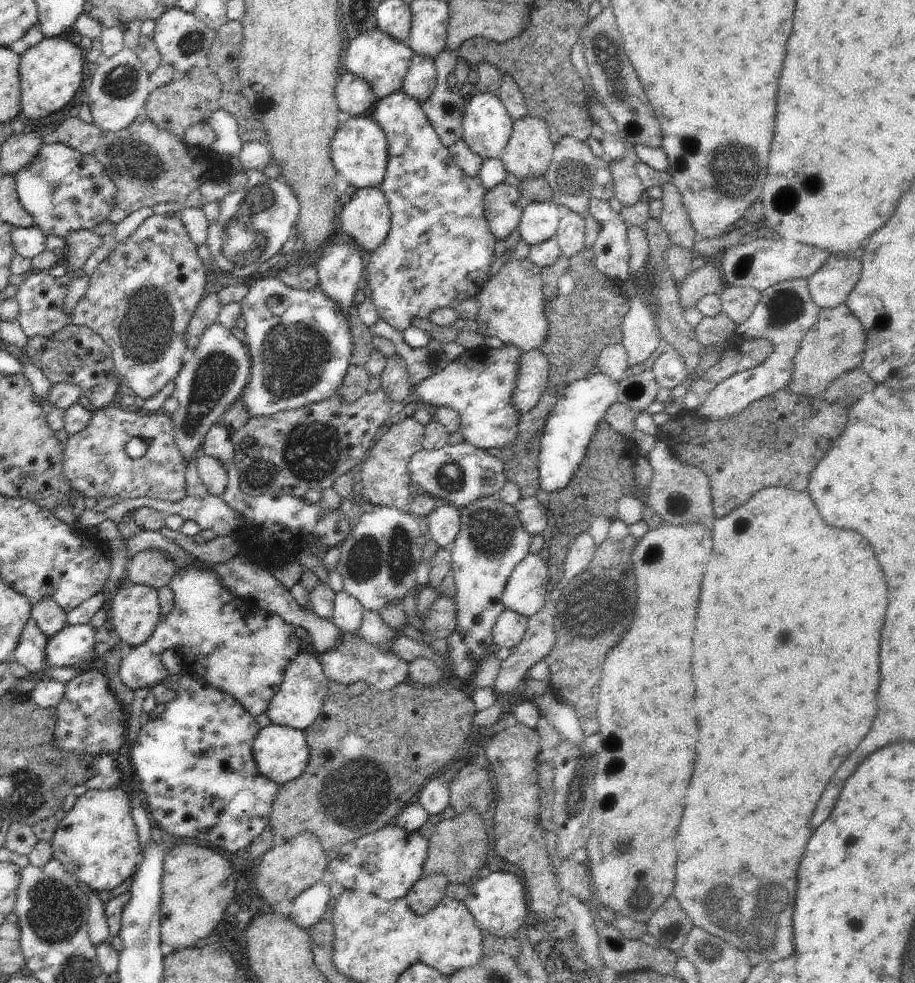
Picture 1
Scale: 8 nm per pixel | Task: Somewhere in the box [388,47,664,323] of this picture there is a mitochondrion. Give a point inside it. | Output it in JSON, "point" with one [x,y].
{"point":[571,175]}

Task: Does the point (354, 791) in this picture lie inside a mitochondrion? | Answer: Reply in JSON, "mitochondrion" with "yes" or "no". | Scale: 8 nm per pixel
{"mitochondrion":"yes"}

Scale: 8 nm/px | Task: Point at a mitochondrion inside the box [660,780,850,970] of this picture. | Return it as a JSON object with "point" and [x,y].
{"point":[759,923]}

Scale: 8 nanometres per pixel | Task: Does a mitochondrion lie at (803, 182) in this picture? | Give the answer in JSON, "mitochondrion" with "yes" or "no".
{"mitochondrion":"yes"}

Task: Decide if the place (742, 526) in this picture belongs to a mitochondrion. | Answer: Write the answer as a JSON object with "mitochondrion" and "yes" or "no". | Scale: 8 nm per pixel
{"mitochondrion":"yes"}

